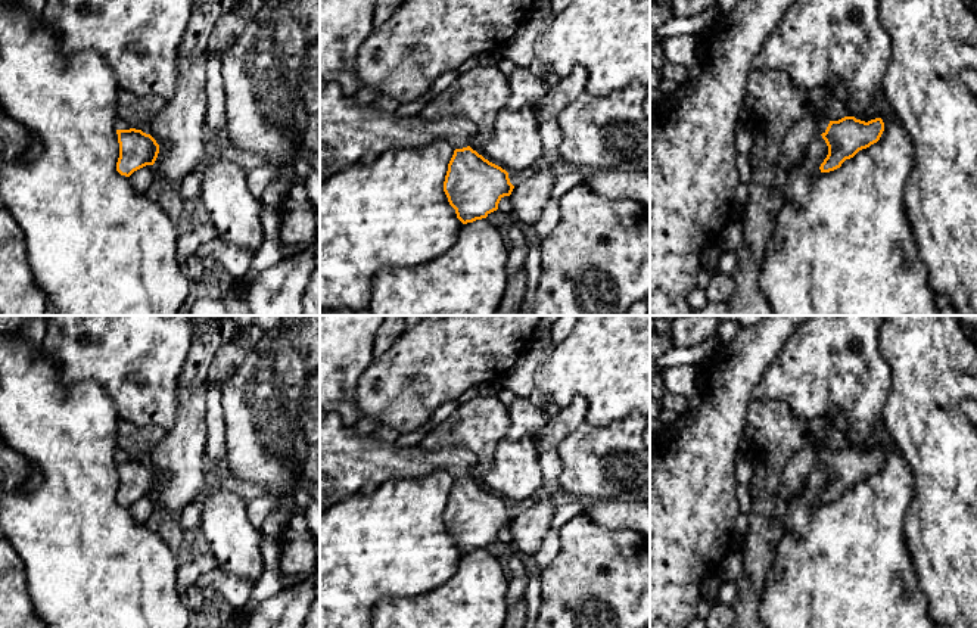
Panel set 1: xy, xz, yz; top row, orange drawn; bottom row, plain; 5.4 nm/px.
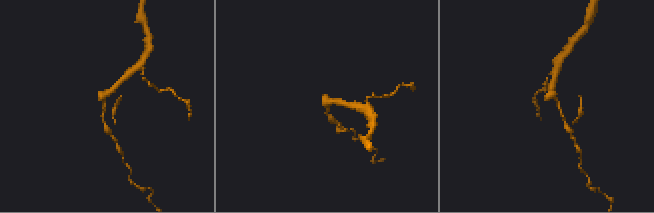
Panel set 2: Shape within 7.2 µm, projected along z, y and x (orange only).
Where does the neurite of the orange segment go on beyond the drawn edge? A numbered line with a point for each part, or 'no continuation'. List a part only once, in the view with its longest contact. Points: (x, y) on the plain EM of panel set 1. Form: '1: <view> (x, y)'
1: yz (797, 469)

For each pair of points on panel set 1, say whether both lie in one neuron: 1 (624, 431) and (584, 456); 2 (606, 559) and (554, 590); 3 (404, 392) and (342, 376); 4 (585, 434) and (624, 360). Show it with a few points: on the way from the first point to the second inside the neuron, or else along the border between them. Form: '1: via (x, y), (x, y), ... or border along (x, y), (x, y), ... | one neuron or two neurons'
1: via (613, 441), (600, 454), (594, 456) | one neuron
2: via (593, 571), (573, 590), (568, 590) | one neuron
3: border along (375, 358), (357, 385), (357, 407), (361, 414) | two neurons
4: border along (624, 417), (599, 426), (585, 423) | two neurons

